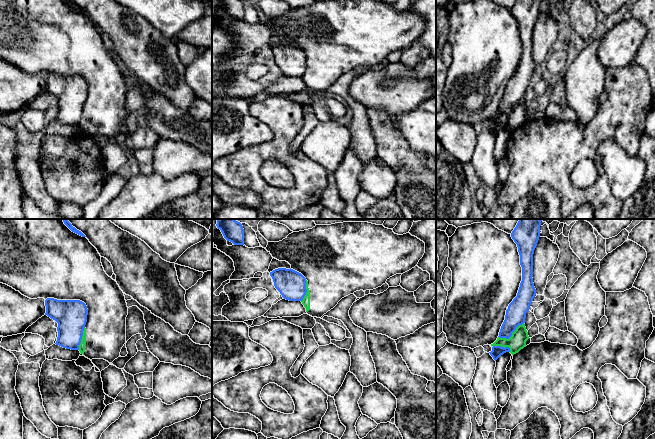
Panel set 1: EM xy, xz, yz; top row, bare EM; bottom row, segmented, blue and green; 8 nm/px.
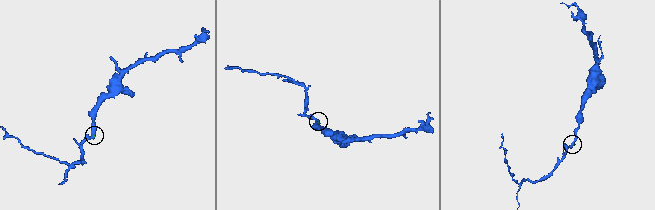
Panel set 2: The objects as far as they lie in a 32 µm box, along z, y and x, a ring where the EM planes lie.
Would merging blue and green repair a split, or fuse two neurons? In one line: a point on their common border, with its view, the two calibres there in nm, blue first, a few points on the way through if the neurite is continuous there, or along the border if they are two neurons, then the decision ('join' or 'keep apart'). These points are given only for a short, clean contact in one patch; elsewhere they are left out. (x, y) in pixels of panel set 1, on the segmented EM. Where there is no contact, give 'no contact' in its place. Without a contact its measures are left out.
contact yz (511, 335); calibres 160 and 140 nm; border yz (523, 323), (508, 338), (498, 337); keep apart

